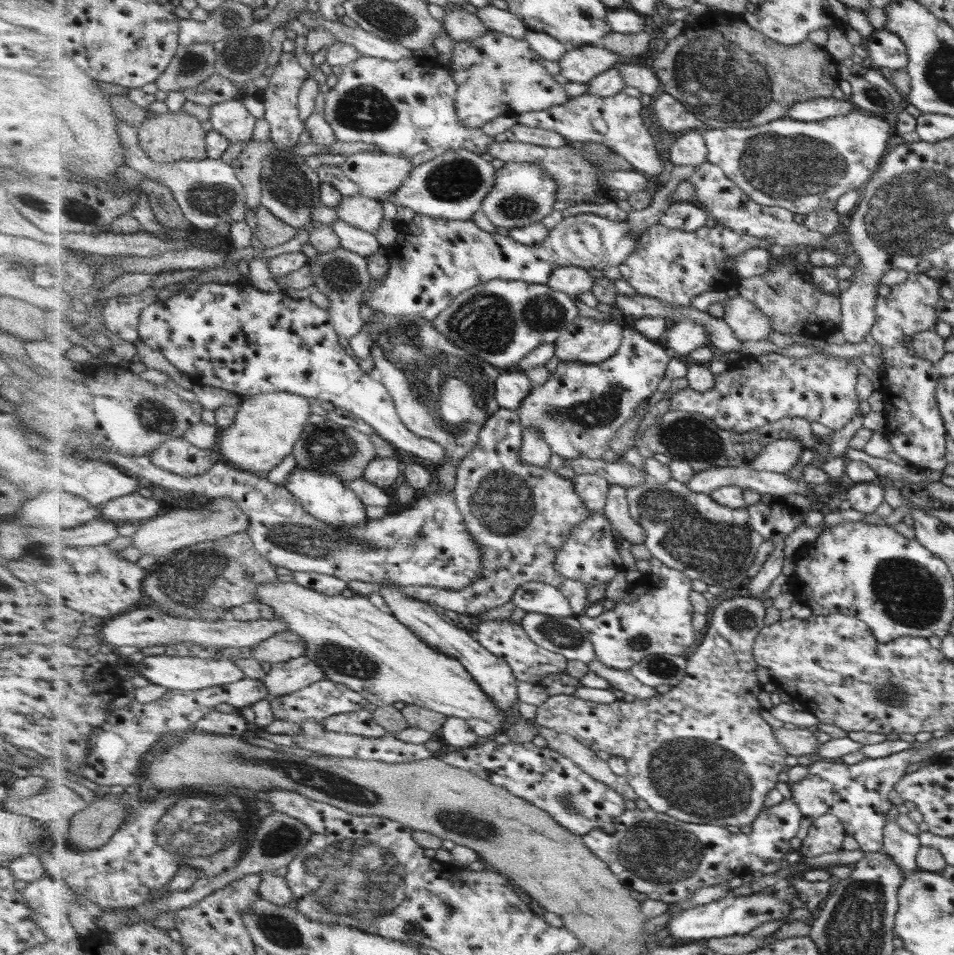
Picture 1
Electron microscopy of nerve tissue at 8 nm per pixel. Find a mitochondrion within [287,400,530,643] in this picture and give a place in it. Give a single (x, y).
(329, 448)

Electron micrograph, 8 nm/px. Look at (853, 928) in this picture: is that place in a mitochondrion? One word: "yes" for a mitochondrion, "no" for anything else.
yes

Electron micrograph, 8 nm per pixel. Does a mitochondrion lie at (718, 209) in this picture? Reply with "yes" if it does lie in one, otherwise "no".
no

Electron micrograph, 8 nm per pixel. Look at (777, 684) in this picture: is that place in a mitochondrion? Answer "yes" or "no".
no

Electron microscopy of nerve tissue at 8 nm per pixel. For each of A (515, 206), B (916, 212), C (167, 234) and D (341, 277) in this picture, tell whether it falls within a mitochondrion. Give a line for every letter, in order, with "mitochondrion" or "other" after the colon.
A: mitochondrion
B: mitochondrion
C: other
D: mitochondrion

